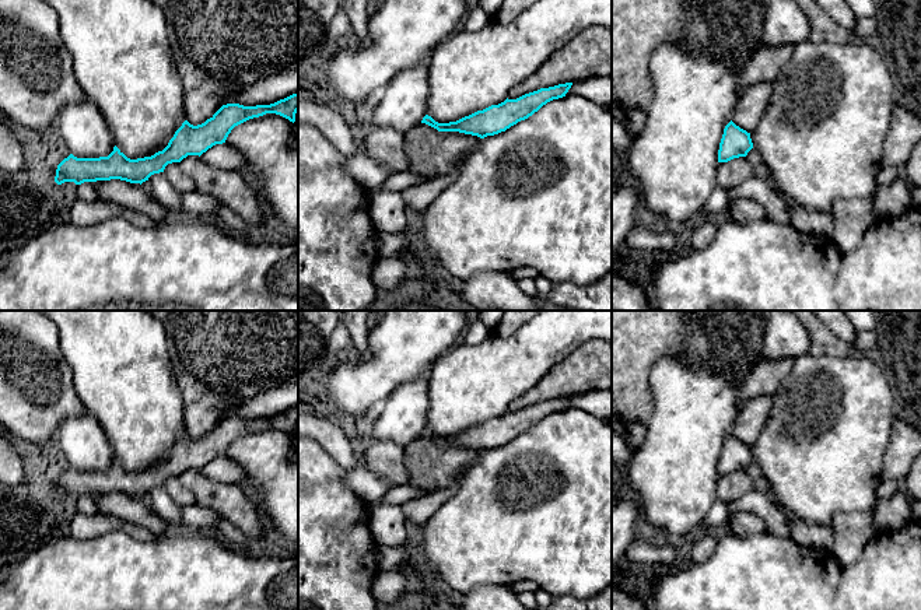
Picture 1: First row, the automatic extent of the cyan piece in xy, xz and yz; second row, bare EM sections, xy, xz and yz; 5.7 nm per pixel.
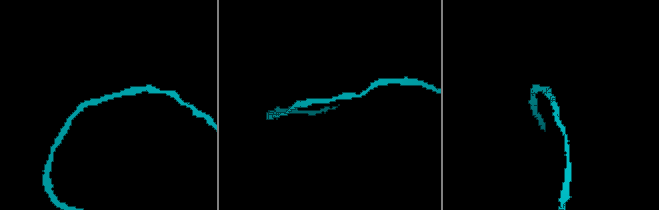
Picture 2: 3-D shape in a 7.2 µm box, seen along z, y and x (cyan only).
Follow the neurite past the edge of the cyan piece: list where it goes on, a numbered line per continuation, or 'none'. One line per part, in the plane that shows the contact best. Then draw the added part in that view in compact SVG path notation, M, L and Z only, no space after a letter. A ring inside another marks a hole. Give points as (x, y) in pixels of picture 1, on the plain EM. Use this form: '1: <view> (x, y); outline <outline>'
1: xy (283, 398); outline M298 374L288 382L246 399L227 411L244 420L270 418L298 406Z

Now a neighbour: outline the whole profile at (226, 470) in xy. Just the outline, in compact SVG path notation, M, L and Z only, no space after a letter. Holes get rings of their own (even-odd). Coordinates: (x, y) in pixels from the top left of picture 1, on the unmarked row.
M216 458L200 469L209 478L224 484L246 484L248 476L242 466L230 458Z

